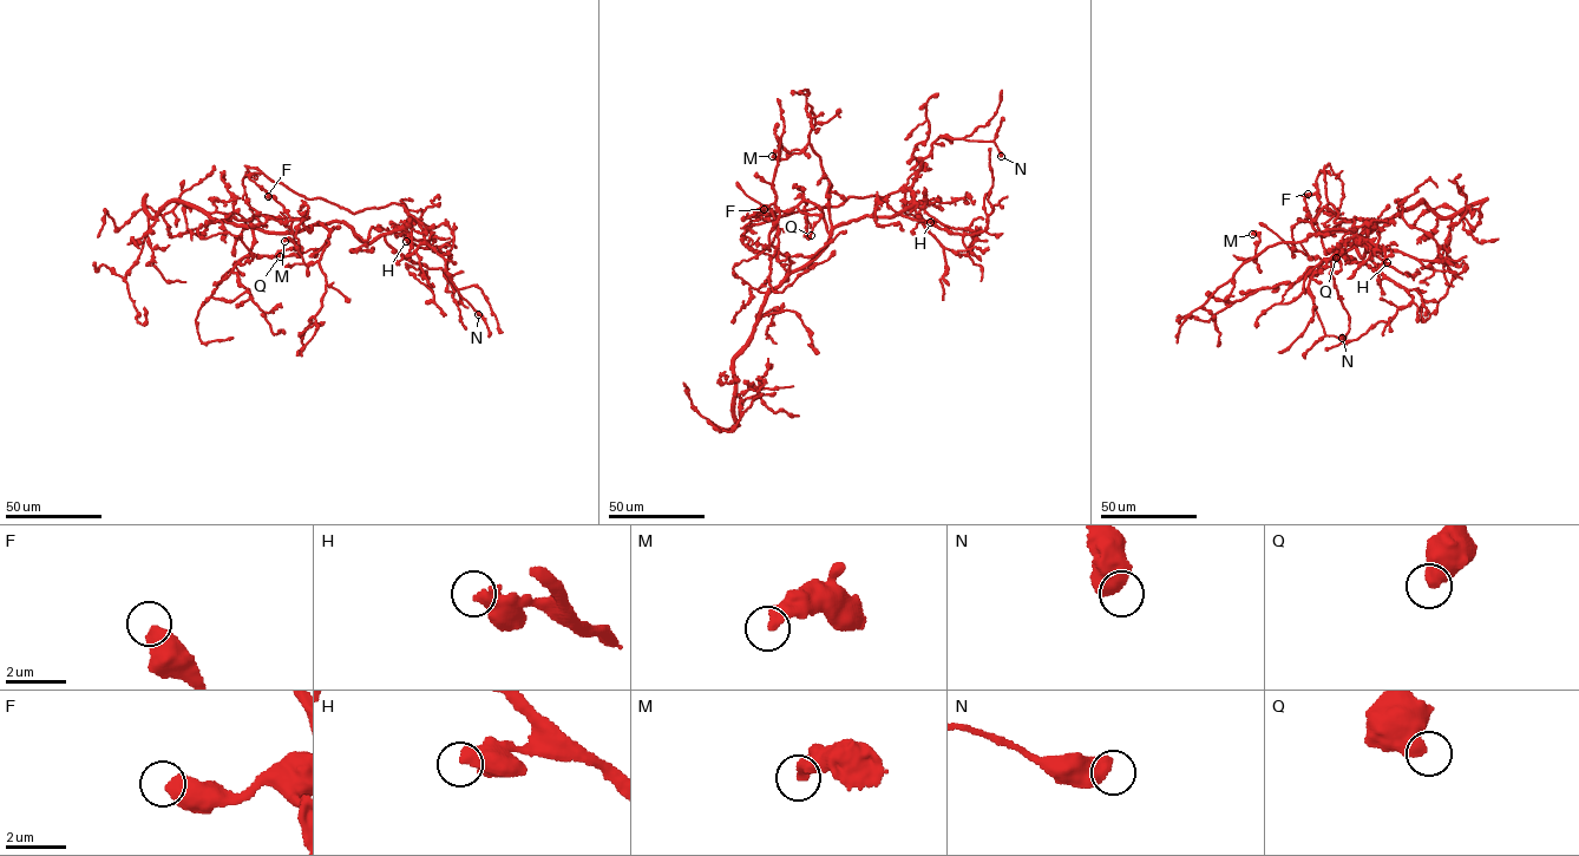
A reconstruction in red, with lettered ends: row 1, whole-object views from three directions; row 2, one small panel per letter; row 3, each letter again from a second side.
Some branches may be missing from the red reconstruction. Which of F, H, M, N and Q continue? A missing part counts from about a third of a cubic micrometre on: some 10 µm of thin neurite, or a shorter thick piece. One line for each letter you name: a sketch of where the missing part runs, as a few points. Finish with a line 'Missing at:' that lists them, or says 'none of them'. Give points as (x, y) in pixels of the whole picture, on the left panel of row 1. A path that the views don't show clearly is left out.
Missing at: none of them

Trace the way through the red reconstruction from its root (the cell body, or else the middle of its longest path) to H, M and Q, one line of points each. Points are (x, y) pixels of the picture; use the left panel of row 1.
H: (331, 222), (344, 222), (367, 242), (403, 227), (412, 242), (406, 241)
M: (331, 222), (316, 223), (329, 229), (329, 242), (315, 262), (305, 265), (297, 247), (284, 241)
Q: (331, 222), (309, 224), (308, 230), (294, 220), (294, 240), (300, 248), (280, 250), (280, 256)

